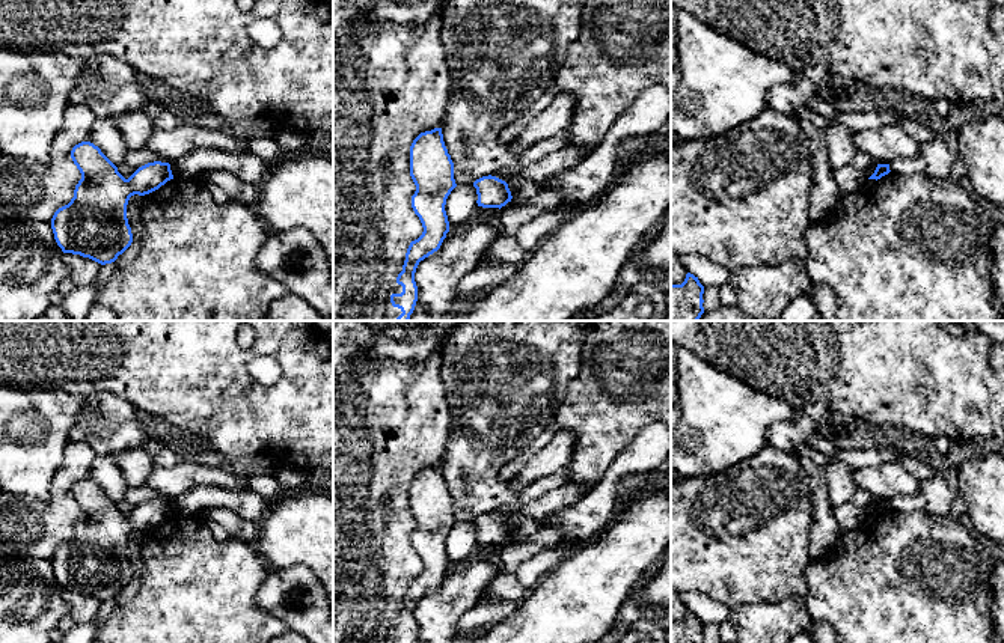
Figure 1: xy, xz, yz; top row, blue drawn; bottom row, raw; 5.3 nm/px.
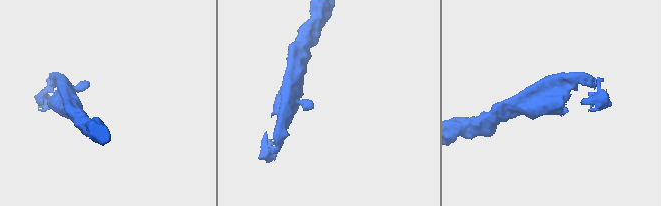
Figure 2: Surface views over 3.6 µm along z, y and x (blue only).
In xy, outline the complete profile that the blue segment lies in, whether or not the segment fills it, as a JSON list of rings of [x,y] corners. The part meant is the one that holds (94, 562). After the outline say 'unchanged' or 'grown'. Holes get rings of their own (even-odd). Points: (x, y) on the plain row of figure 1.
[[[90,479],[75,482],[71,495],[81,517],[71,539],[51,556],[54,577],[63,590],[112,601],[133,580],[127,556],[130,535],[149,532],[173,517],[170,501],[148,500],[125,517]]]; unchanged

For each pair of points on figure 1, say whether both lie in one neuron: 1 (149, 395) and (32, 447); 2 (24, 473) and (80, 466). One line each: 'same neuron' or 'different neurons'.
1: different neurons
2: different neurons

